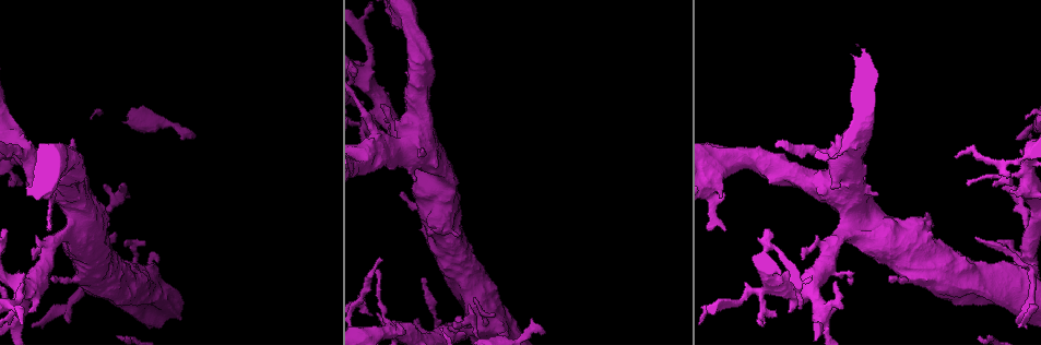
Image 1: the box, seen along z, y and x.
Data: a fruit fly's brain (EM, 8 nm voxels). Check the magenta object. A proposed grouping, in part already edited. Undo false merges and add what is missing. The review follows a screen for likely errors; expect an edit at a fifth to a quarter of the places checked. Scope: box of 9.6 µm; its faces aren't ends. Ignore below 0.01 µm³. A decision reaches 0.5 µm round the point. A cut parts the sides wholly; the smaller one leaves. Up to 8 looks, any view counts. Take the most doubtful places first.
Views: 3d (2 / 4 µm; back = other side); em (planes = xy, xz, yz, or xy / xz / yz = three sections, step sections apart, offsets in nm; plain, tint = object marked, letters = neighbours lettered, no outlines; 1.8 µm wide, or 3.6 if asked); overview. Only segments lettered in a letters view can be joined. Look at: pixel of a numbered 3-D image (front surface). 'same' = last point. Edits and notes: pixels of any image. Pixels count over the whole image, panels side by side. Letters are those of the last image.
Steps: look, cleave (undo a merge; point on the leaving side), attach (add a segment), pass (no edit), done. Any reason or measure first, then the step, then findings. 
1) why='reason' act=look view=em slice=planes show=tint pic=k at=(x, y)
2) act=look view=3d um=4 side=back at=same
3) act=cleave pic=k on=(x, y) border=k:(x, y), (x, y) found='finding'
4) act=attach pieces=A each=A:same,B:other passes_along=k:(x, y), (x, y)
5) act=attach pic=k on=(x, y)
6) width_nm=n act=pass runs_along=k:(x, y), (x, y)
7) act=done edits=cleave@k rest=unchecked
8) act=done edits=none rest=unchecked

why='an open end' act=look view=3d um=4 pic=1 at=(1009, 191)

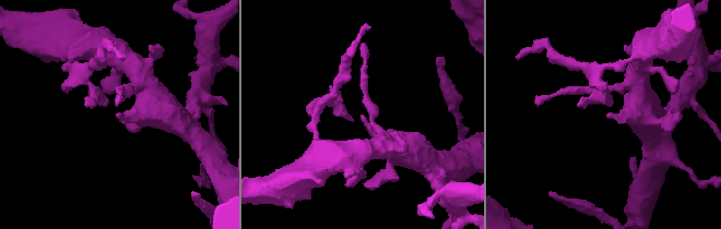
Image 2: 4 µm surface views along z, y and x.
act=look view=em slice=xz step=4 show=plain pic=2 at=(609, 113)

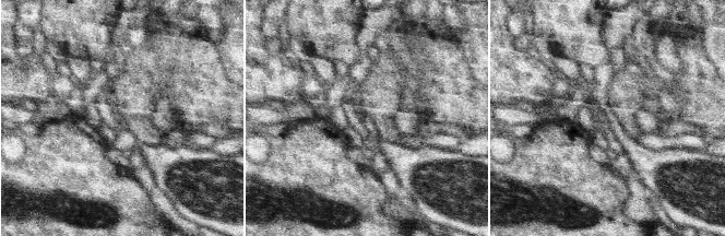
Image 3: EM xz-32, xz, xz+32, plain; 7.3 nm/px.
act=look view=em slice=xz step=4 show=letters at=same

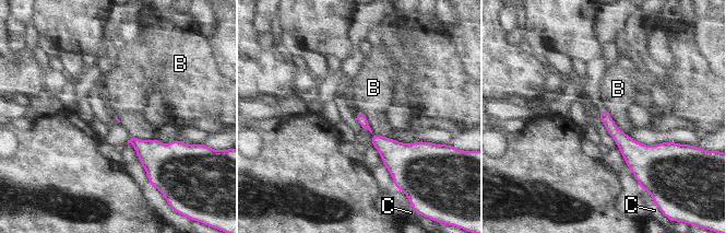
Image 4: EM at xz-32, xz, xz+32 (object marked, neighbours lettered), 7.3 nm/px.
act=pass each=B:other,C:other border=4:(357, 109), (375, 134), (391, 139) found='none of them fits'

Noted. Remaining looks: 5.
why='free end' act=look view=em um=3.6 slice=xz step=8 show=tint pic=1 at=(725, 194)

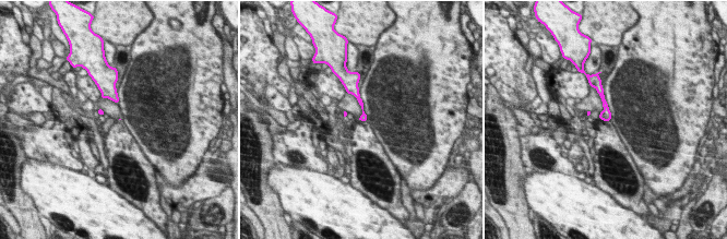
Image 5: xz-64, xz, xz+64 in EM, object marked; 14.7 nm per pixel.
act=look view=em um=3.6 slice=planes show=letters at=same

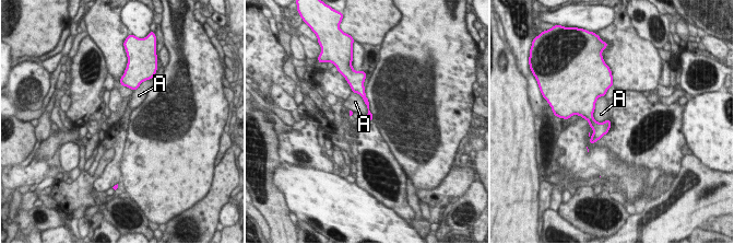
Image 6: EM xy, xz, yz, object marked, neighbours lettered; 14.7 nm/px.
act=pass each=A:other border=6:(604, 95), (593, 113), (599, 123) found='no lettered segment goes on from it'

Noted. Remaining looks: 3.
why='free end' act=look view=em slice=planes show=letters pic=1 at=(955, 156)

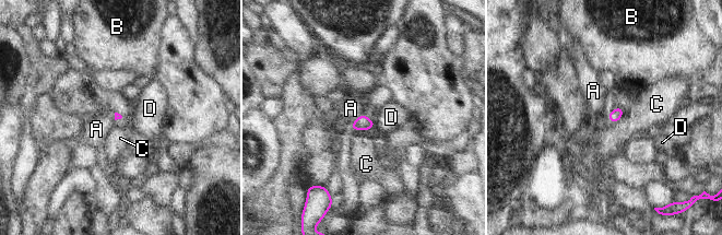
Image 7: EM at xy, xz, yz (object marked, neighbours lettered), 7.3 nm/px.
longest_contact=A:120nm act=pass each=A:other,B:other,C:other,D:other found='none of them fits'

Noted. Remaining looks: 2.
act=done edits=none rest=unchecked

